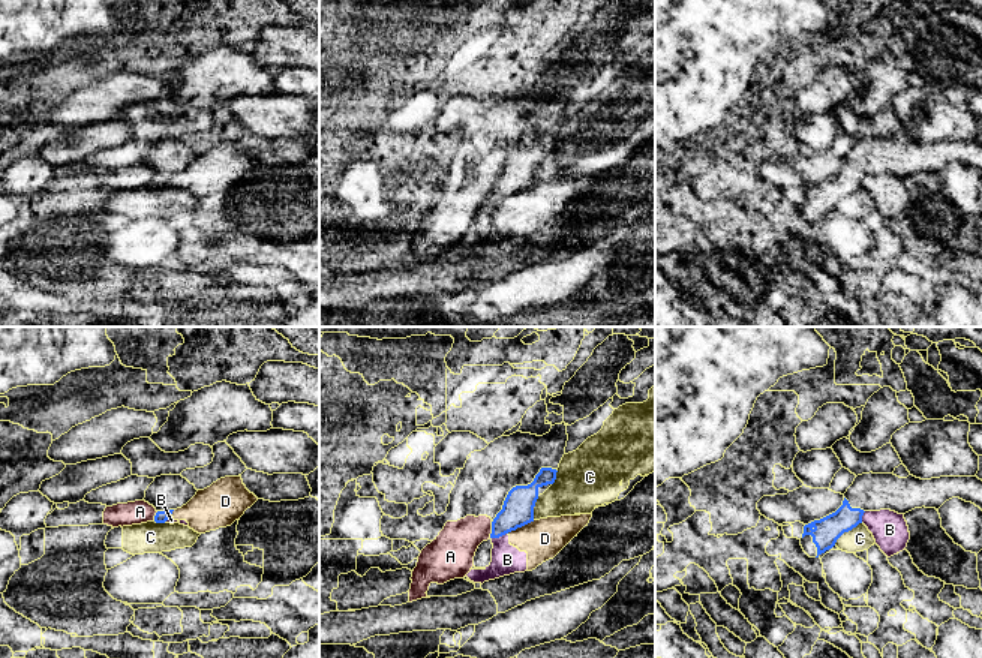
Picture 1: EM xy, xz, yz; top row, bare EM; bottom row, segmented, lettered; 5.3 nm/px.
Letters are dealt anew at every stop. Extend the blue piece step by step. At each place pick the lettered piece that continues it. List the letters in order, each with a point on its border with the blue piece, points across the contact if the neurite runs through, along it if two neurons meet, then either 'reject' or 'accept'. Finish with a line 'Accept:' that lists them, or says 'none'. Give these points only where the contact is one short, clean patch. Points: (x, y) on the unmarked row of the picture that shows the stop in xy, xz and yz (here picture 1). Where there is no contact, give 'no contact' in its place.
A: contact xz (492, 194); border xz (492, 186), (489, 201); reject
B: contact xz (498, 201); border xz (507, 197), (490, 203); reject
C: contact yz (846, 195); reject
D: contact xz (520, 191); border xz (534, 185), (507, 197); reject
Accept: none

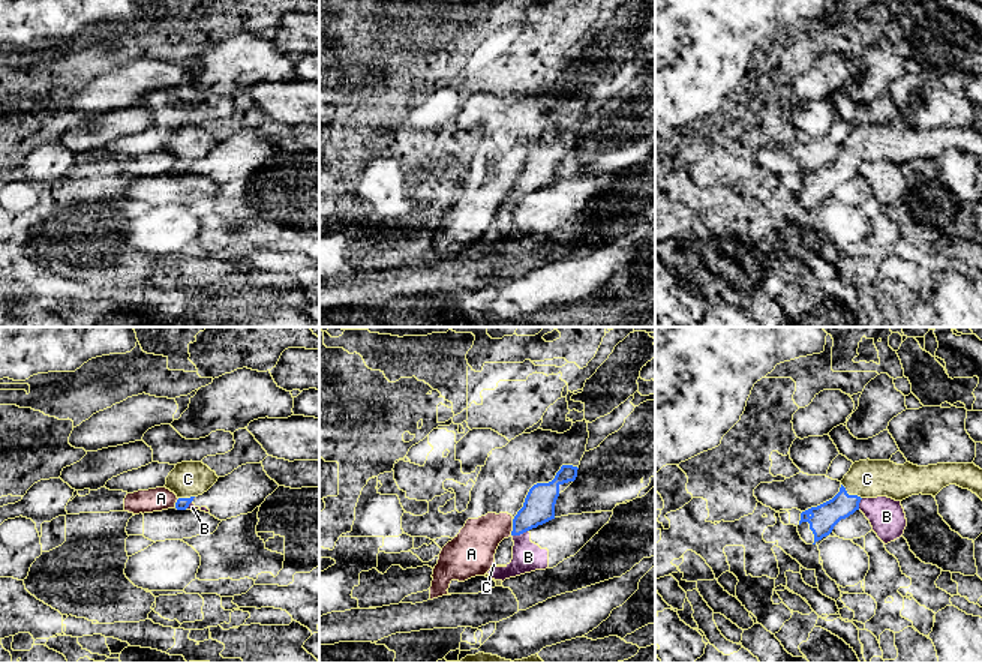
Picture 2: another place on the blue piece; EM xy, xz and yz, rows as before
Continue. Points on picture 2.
A: contact xz (513, 191); border xz (513, 183), (510, 198); reject
B: contact xz (519, 198); border xz (528, 194), (511, 200); reject
C: contact yz (850, 159); way yz (823, 182), (850, 159), (867, 143); accept
Accept: C

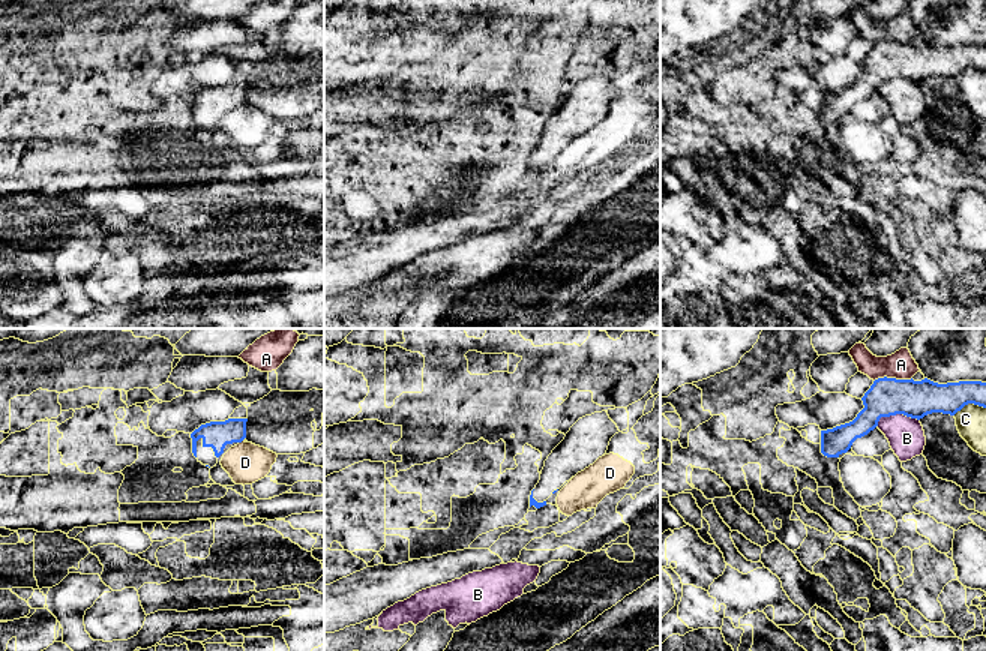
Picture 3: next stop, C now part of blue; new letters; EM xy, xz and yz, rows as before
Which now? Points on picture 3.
A: contact yz (892, 42); border yz (911, 41), (878, 41), (874, 45); reject
B: contact yz (895, 78); border yz (919, 84), (910, 80), (890, 78), (883, 80), (875, 90); reject
C: contact yz (968, 66); reject
D: contact xy (240, 105); border xy (242, 104), (239, 107); reject
Accept: none

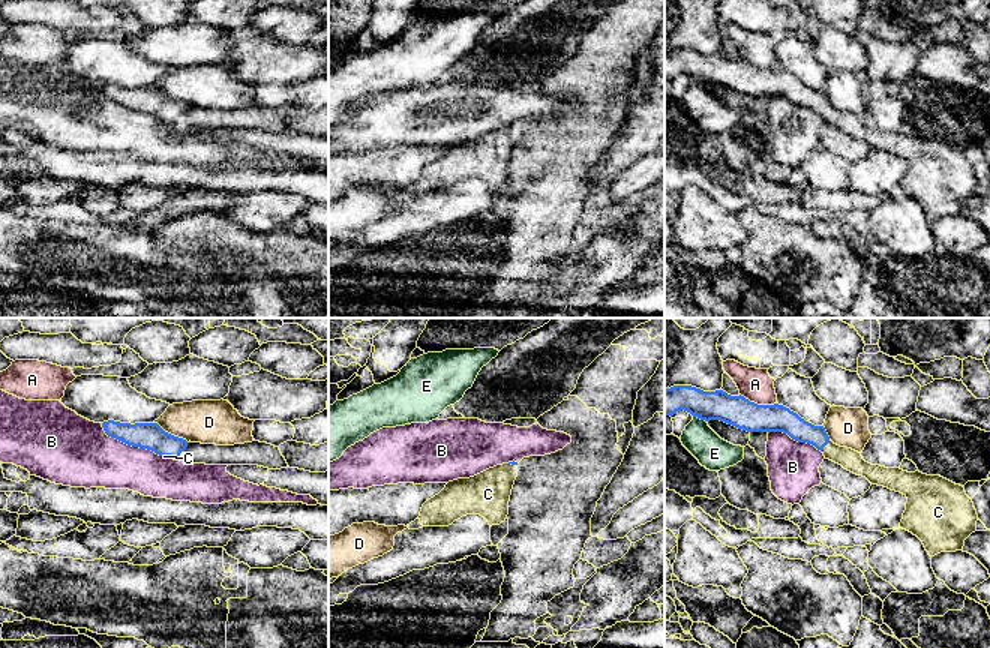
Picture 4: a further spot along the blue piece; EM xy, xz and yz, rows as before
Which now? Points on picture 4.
A: contact yz (756, 68); border yz (740, 57), (758, 68), (776, 68); reject
B: contact xy (129, 108); reject
C: contact yz (825, 108); way yz (788, 86), (816, 99), (825, 108), (833, 116), (852, 125); accept
D: contact xy (170, 98); reject
E: contact yz (699, 81); reject
Accept: C

